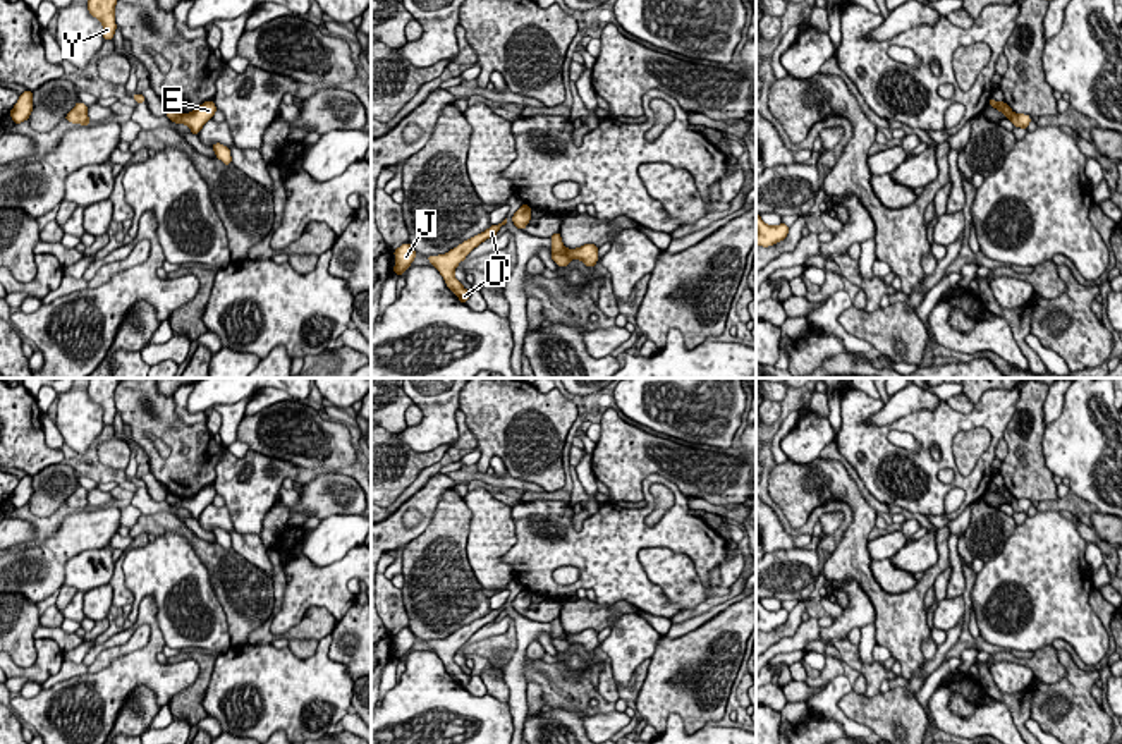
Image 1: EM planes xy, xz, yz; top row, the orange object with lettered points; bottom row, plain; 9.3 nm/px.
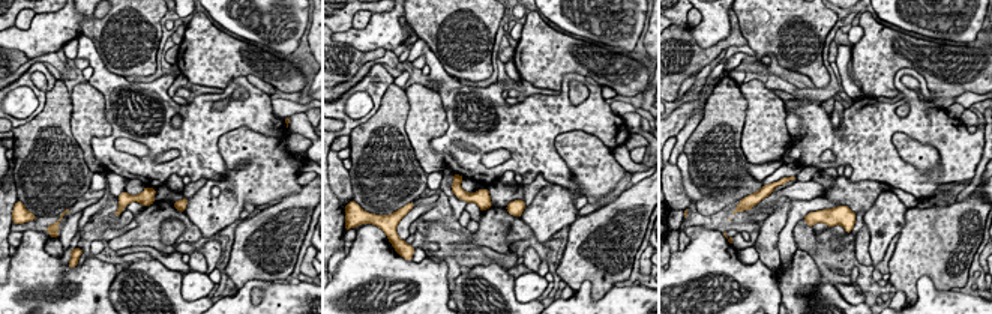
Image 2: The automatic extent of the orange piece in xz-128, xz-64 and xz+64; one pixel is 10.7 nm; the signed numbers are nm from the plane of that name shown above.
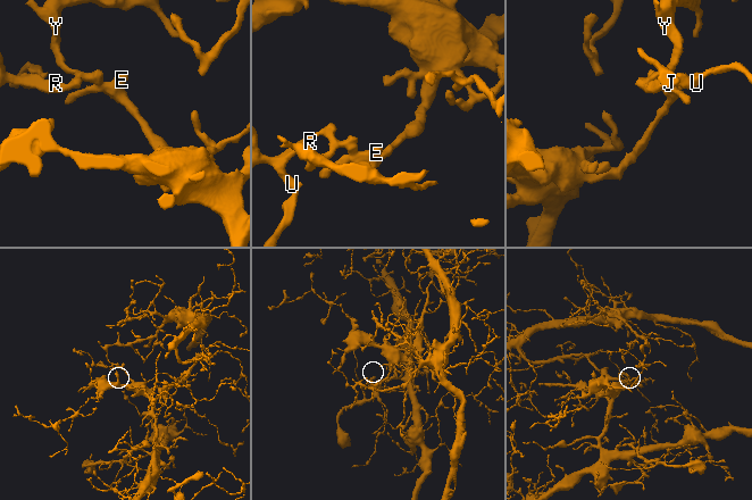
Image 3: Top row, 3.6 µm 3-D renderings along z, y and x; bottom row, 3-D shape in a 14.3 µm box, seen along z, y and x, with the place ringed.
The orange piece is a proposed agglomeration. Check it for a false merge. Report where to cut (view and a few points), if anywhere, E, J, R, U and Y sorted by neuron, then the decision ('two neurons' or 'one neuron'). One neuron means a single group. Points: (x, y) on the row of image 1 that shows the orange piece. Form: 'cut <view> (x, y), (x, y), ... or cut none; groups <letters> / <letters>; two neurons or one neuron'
cut xz (564, 248), (552, 253); groups E / J R U Y; two neurons

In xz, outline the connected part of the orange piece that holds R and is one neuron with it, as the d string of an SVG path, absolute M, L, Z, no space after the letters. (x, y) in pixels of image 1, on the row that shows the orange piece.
M507 218L498 223L498 225L490 225L488 230L483 234L478 234L457 247L450 249L447 254L438 254L438 256L426 256L430 263L435 265L435 268L440 271L443 277L447 287L459 297L460 302L466 304L466 301L471 296L471 290L466 290L462 284L454 277L454 271L460 261L466 259L466 256L478 247L481 242L485 242L490 237L495 237L497 232L507 223Z

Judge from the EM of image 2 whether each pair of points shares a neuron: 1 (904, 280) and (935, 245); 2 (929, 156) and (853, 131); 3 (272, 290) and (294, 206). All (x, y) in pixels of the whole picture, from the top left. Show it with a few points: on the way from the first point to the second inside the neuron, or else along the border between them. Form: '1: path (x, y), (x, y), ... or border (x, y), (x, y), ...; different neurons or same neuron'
1: path (910, 271), (926, 254); same neuron
2: border (895, 131), (893, 146), (898, 153), (919, 170); different neurons
3: border (272, 281), (248, 280), (239, 289); different neurons

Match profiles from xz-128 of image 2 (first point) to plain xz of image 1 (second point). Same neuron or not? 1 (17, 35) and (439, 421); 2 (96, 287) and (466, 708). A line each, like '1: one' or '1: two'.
1: one
2: one

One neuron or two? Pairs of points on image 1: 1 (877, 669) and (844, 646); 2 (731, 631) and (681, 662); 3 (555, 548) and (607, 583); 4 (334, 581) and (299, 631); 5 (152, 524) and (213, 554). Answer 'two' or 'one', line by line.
1: one
2: one
3: one
4: two
5: one

